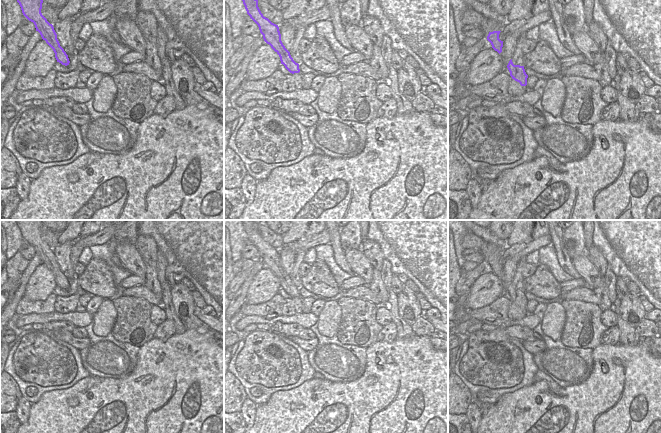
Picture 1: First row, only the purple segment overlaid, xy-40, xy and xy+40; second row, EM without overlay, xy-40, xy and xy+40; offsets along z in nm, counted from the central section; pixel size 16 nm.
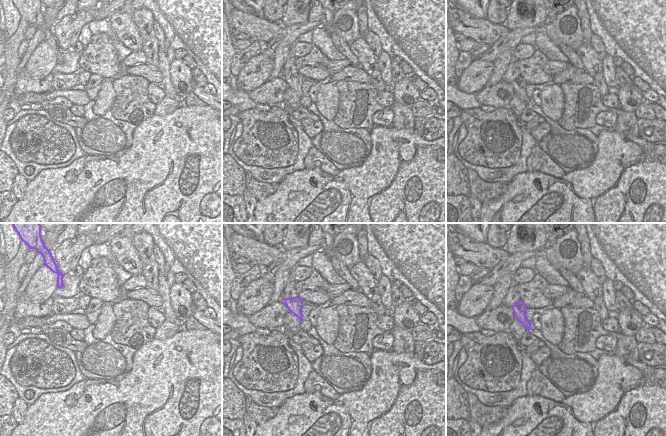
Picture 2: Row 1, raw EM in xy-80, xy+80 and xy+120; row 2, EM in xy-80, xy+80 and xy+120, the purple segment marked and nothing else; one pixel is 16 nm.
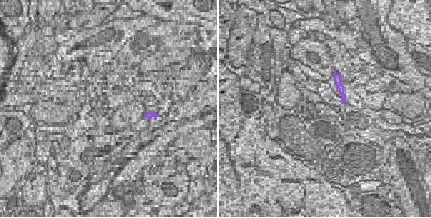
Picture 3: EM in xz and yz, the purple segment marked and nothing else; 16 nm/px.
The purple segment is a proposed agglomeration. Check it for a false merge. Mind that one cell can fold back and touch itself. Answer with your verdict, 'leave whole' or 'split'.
leave whole

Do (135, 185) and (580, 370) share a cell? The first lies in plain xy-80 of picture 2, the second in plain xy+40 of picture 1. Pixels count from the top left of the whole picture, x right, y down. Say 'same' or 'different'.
different

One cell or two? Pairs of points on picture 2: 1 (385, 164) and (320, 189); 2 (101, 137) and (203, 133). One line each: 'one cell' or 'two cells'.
1: one cell
2: two cells

